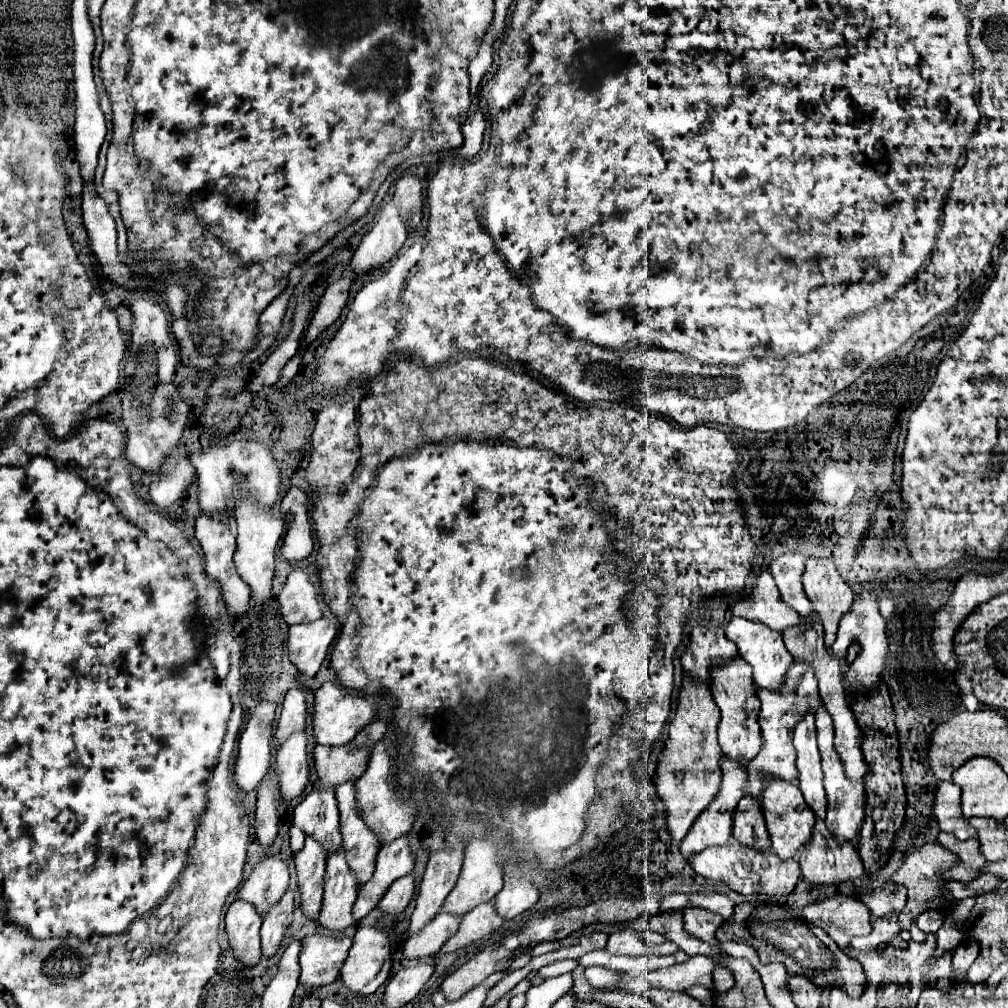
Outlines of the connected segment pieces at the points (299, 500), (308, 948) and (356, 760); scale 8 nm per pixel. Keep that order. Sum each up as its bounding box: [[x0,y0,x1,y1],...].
[[280,488,314,560],[300,934,352,988],[314,746,372,788]]

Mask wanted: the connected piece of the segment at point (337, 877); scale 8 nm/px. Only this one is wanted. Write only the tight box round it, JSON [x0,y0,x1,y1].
[318,850,358,930]

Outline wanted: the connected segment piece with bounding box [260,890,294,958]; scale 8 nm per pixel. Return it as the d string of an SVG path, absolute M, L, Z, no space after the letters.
M288 890L284 898L264 916L262 930L260 930L264 958L272 958L278 952L282 938L286 934L286 928L292 922L292 910L294 910L294 894L292 890Z

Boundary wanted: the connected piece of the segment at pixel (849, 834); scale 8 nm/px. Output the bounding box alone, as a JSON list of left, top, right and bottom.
[814,706,866,842]

